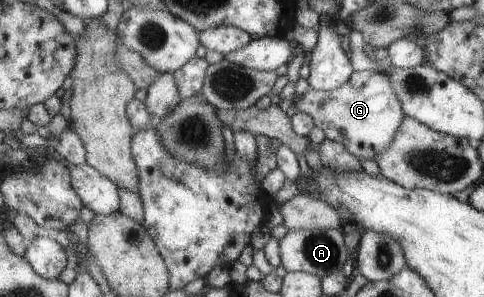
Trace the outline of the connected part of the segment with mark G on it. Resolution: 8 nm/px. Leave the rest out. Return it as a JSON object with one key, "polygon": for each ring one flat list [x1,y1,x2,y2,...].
{"polygon":[[356,71,346,84,331,91,310,86,303,95,293,95,292,104,297,112,312,116,328,139,344,144,358,158,375,162,378,155,391,147,406,116,393,82,378,71]]}

